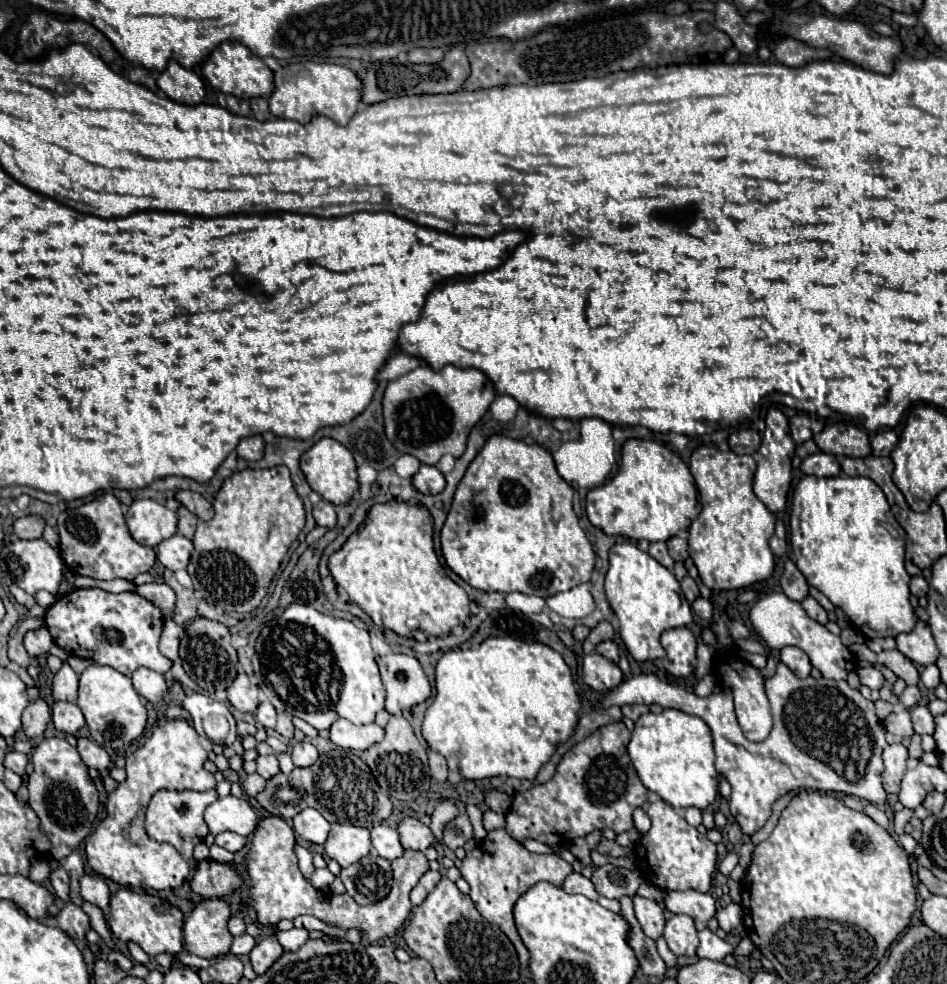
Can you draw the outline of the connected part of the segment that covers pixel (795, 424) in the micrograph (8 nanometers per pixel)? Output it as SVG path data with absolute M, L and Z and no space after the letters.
M798 413L790 418L790 435L796 445L800 445L813 438L810 425L811 420L807 414Z

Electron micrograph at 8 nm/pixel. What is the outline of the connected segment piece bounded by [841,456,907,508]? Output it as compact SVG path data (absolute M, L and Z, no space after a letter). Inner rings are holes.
M875 456L843 458L841 468L847 476L867 476L867 478L871 478L885 492L891 506L907 508L907 502L905 502L901 490L891 480L893 462L889 458L875 458Z

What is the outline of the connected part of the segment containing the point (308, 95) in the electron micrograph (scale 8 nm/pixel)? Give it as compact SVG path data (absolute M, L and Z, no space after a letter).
M312 61L292 63L275 72L275 90L269 98L269 108L275 118L289 118L309 122L315 114L323 114L333 122L345 126L357 112L363 94L361 78L347 66Z

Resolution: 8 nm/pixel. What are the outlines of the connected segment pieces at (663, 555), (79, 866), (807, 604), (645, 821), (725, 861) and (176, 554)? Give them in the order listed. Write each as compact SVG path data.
M655 542L655 544L651 544L651 546L649 546L649 556L653 556L655 560L659 560L659 564L663 564L667 570L673 568L673 560L671 560L671 556L667 554L665 542Z
M73 852L67 860L63 860L63 868L67 870L69 874L69 896L71 896L71 902L77 904L77 906L83 906L83 898L79 896L79 880L83 876L83 862L81 862L81 856L77 852Z
M807 596L801 604L803 604L803 610L805 610L813 620L817 620L819 624L827 624L827 612L819 606L819 602L817 602L815 598Z
M637 808L633 812L634 827L642 834L646 834L650 827L651 822L649 817L642 808Z
M727 852L727 854L721 859L718 867L718 871L724 875L728 875L734 867L738 864L739 857L735 852Z
M173 534L171 538L163 540L157 546L157 558L169 570L187 568L191 552L193 552L193 542L185 536L179 536L179 534Z

